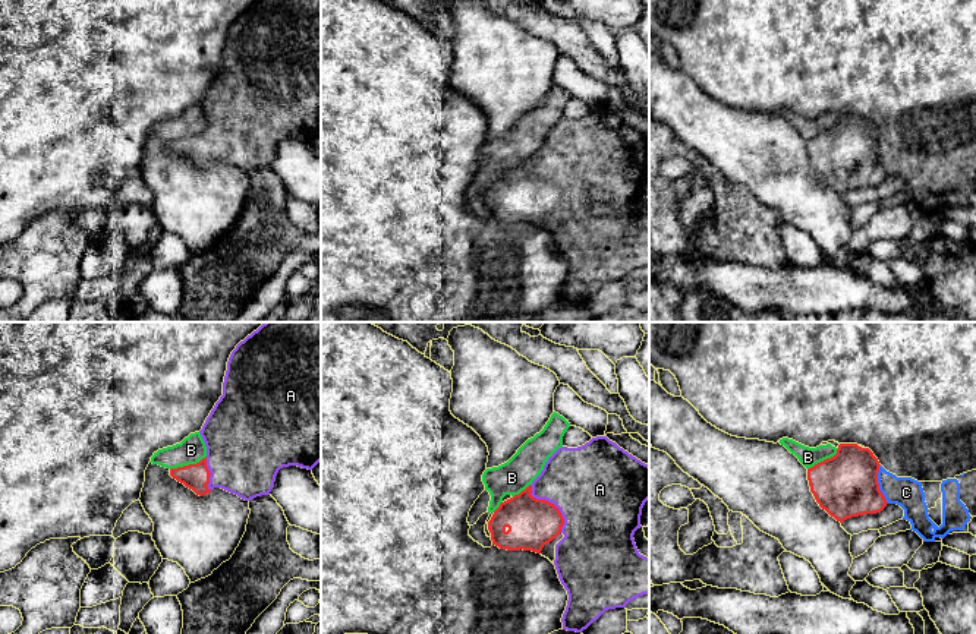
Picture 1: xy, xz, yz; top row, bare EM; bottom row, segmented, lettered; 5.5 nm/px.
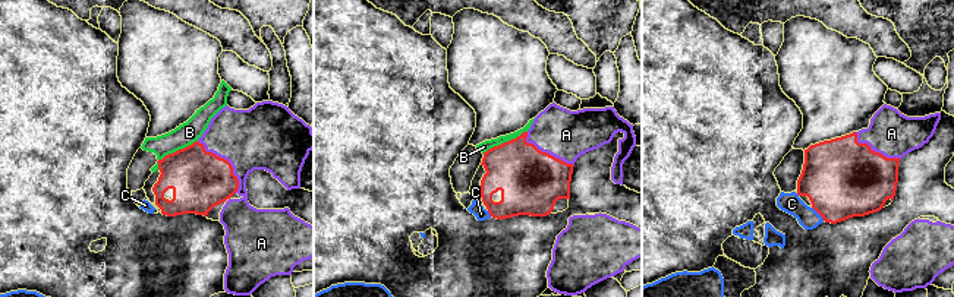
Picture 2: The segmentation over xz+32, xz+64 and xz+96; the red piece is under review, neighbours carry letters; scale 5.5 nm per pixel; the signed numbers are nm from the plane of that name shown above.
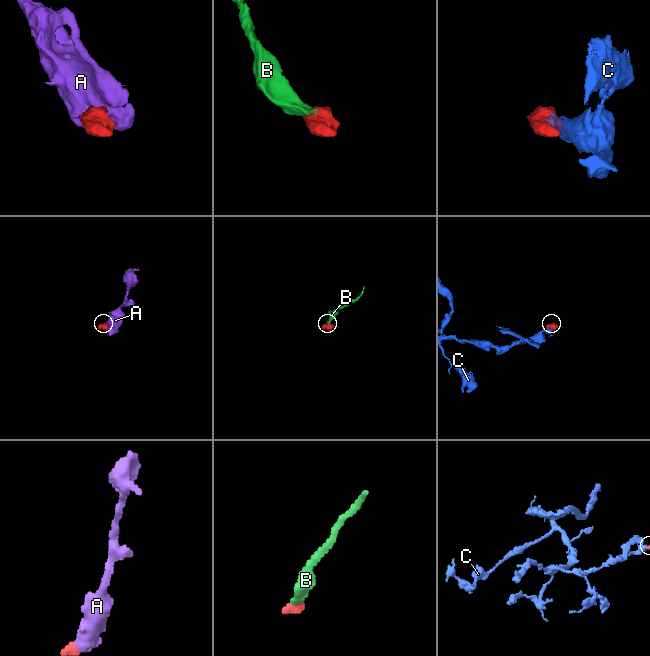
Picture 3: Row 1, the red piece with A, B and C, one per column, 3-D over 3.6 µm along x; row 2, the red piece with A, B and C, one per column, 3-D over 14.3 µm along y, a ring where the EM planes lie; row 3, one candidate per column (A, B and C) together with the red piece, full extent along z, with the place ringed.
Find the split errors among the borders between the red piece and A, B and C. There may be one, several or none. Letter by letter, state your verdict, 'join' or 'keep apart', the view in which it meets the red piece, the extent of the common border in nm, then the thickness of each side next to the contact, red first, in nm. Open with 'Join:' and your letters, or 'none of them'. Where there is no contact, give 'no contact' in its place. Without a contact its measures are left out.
Join: A
A: join; meets red in xz; contact 320 nm long; 280 nm thick on the red side, 440 nm on the other
B: keep apart; meets red in xy; contact 220 nm long; 140 nm thick on the red side, 150 nm on the other
C: keep apart; meets red in yz; contact 220 nm long; 360 nm thick on the red side, 160 nm on the other

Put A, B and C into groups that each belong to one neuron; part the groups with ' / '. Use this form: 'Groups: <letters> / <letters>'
Groups: A / B C

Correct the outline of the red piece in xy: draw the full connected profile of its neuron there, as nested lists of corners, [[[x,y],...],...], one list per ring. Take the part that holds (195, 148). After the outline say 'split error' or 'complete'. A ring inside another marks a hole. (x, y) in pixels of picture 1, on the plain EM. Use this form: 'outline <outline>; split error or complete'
outline [[[258,0],[240,13],[227,34],[223,67],[215,75],[199,105],[207,119],[207,129],[196,136],[170,141],[173,151],[199,168],[210,165],[214,160],[221,160],[245,173],[251,173],[261,167],[270,167],[280,141],[297,138],[312,142],[321,133],[321,0]]]; split error

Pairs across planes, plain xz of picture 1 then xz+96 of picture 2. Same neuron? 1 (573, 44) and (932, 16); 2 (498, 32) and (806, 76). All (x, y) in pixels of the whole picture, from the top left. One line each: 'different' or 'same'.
1: different
2: same

